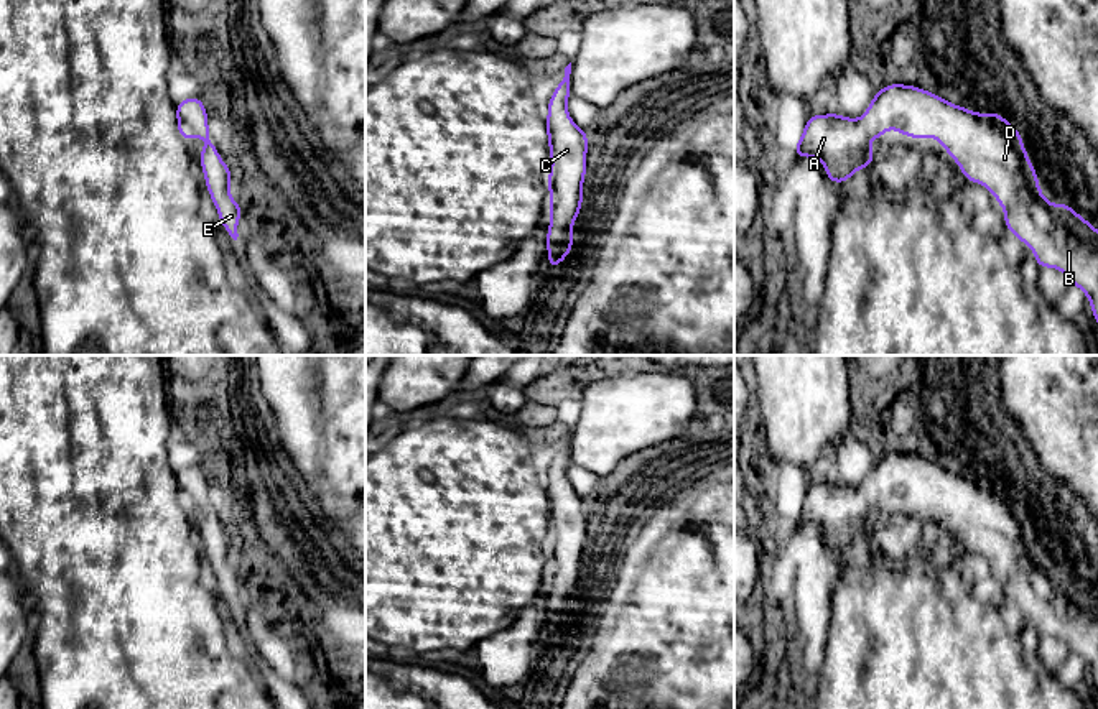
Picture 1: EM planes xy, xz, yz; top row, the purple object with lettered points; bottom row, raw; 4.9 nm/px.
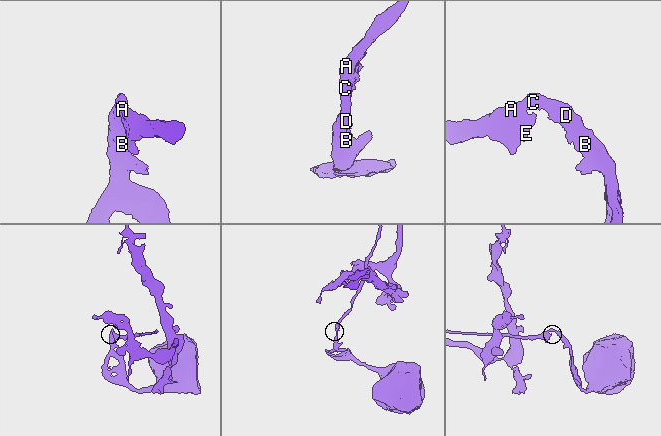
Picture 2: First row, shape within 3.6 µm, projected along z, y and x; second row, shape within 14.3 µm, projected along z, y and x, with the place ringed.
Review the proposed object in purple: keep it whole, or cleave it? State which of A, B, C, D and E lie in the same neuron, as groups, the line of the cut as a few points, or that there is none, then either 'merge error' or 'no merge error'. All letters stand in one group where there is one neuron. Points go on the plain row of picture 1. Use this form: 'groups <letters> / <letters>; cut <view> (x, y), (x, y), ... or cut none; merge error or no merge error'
groups A B C D E; cut none; no merge error

